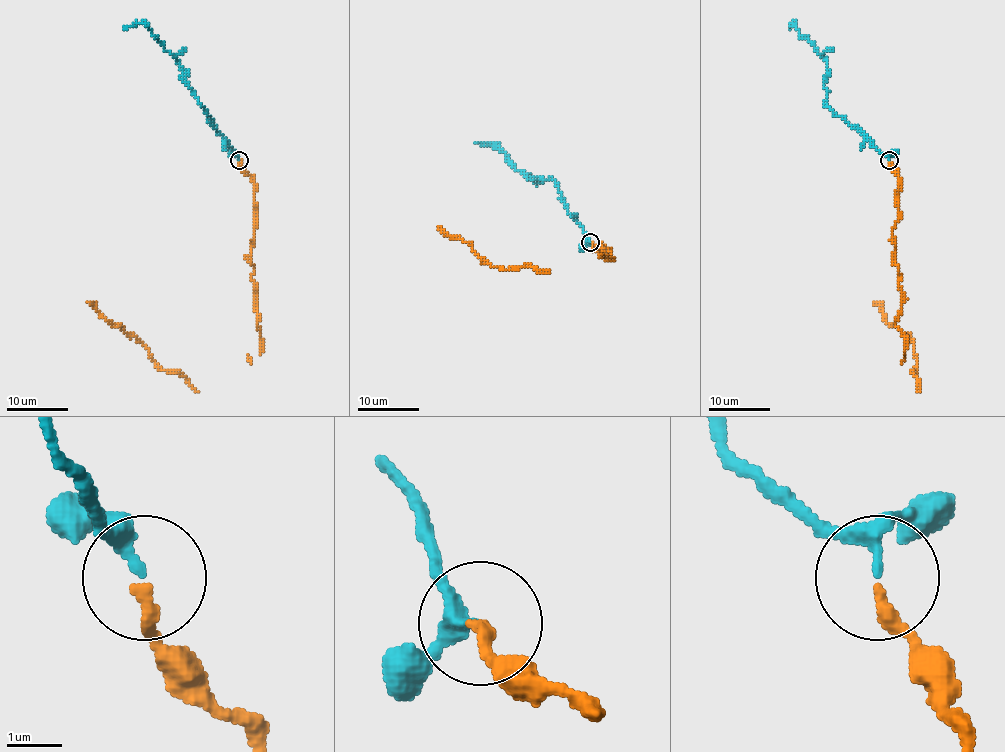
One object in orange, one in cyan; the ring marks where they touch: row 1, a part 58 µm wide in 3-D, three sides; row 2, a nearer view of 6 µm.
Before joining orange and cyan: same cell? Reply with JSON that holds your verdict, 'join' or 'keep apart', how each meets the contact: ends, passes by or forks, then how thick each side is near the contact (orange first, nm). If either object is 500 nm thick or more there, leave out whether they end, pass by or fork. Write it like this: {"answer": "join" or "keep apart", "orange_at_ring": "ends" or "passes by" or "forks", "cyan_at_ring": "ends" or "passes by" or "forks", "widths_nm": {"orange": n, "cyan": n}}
{"answer": "join", "orange_at_ring": "ends", "cyan_at_ring": "passes by", "widths_nm": {"orange": 240, "cyan": 160}}

